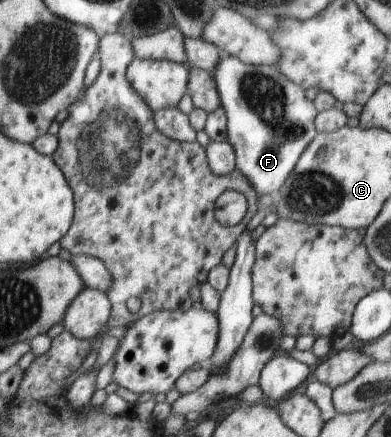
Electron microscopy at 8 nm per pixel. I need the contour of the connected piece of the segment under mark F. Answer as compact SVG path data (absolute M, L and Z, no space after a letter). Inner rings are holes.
M222 55L212 75L220 95L221 107L228 118L227 142L235 152L236 170L248 181L258 198L264 195L276 198L298 164L301 154L317 135L315 120L318 111L315 104L306 98L301 86L289 81L276 66L244 64L236 57Z

